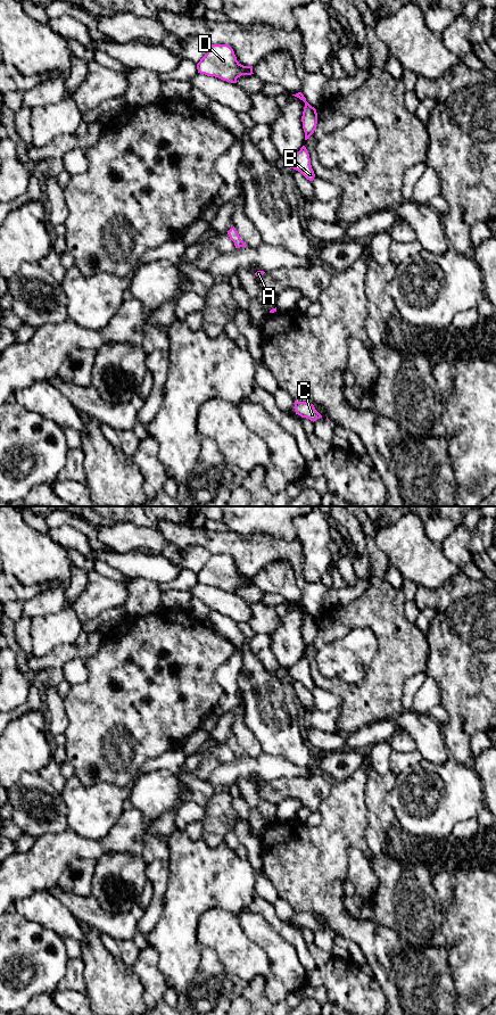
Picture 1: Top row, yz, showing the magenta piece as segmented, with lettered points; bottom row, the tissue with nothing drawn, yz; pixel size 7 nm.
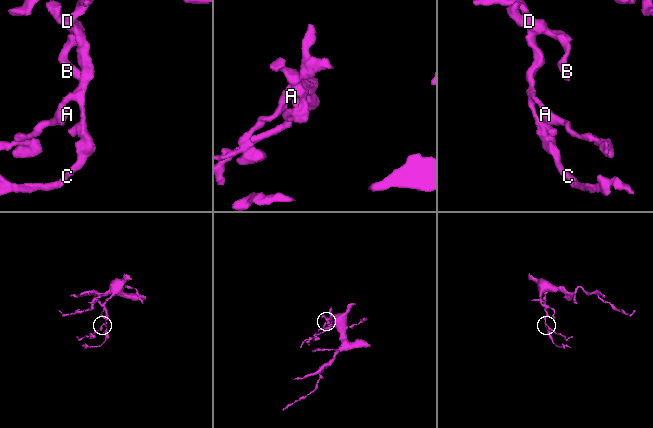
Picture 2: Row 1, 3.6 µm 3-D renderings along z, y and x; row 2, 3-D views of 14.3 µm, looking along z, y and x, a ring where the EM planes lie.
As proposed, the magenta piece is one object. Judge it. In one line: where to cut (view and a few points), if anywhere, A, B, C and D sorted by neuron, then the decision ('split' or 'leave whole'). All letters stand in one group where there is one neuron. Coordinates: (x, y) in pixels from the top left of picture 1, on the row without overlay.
no cut | A B C D | leave whole

